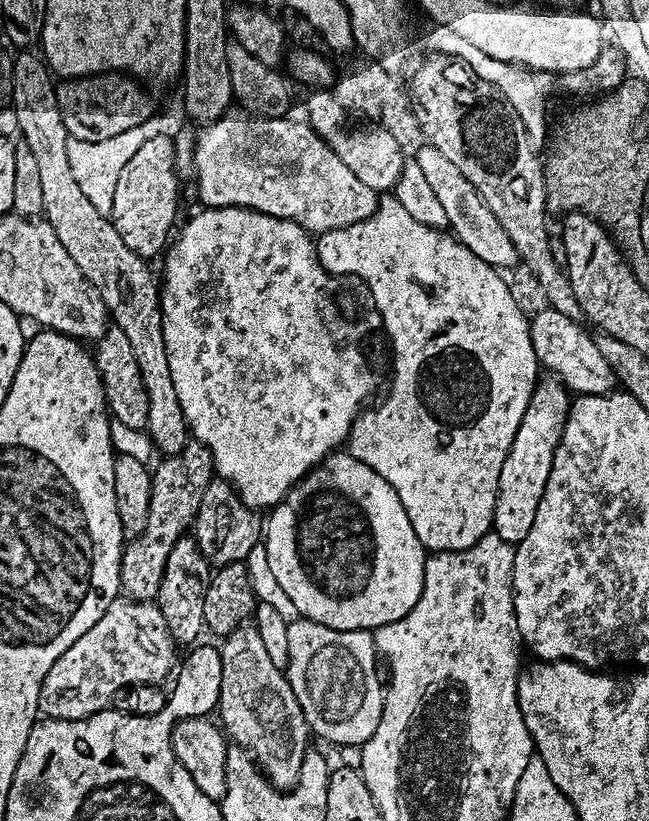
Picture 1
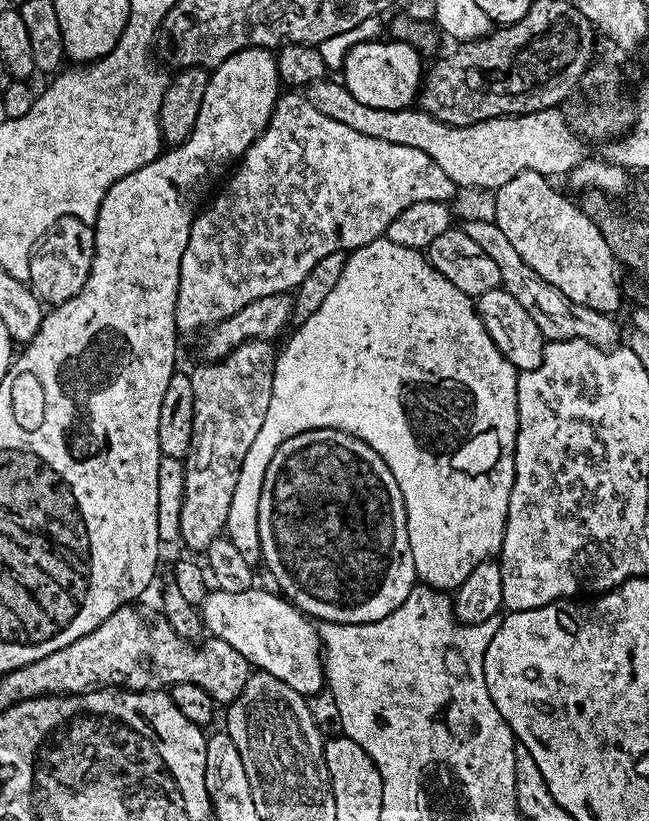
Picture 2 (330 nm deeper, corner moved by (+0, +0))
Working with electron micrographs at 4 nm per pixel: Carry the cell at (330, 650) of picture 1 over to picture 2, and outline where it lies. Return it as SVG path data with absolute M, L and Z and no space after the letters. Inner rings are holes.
M260 586L242 590L242 594L226 594L219 590L209 591L202 605L205 629L222 642L230 642L230 646L234 646L234 650L242 654L242 658L246 658L253 669L269 672L274 678L286 682L286 686L301 692L305 698L312 698L312 695L319 688L323 689L326 684L322 645L317 625L291 600L275 591L272 592L267 592Z

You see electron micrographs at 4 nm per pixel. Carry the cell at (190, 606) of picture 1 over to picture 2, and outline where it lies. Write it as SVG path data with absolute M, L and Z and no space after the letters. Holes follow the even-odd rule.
M248 340L221 360L200 362L190 375L194 386L194 430L188 455L184 457L184 498L180 503L180 535L188 548L200 554L207 553L215 540L226 532L226 518L230 514L230 502L234 498L234 486L238 486L238 474L242 458L254 443L254 434L262 430L266 410L270 410L272 393L272 369L274 348L267 340Z

